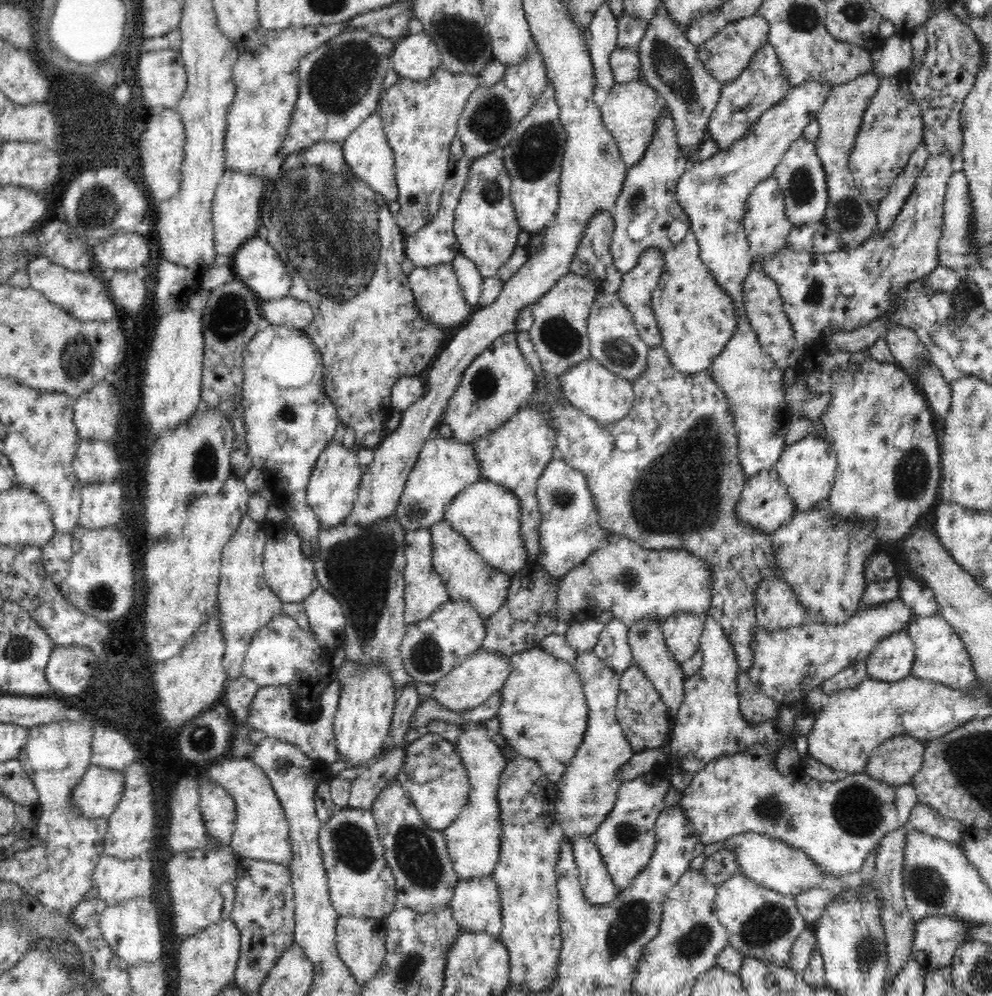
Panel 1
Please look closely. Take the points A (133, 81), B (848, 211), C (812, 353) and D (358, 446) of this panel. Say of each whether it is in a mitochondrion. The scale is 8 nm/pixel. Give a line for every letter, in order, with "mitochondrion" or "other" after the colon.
A: other
B: mitochondrion
C: other
D: other

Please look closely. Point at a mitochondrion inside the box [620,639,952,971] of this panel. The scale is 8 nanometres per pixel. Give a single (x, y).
(857, 809)

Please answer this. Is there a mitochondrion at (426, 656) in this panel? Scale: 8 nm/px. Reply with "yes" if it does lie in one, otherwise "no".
yes

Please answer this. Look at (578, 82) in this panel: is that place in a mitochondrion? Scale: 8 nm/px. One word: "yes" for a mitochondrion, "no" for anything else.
no

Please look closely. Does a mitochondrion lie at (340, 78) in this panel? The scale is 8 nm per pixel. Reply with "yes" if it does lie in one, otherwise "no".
yes

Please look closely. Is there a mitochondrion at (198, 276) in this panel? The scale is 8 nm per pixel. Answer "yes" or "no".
no

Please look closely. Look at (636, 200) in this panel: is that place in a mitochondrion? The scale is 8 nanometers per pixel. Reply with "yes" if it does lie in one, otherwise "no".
yes

